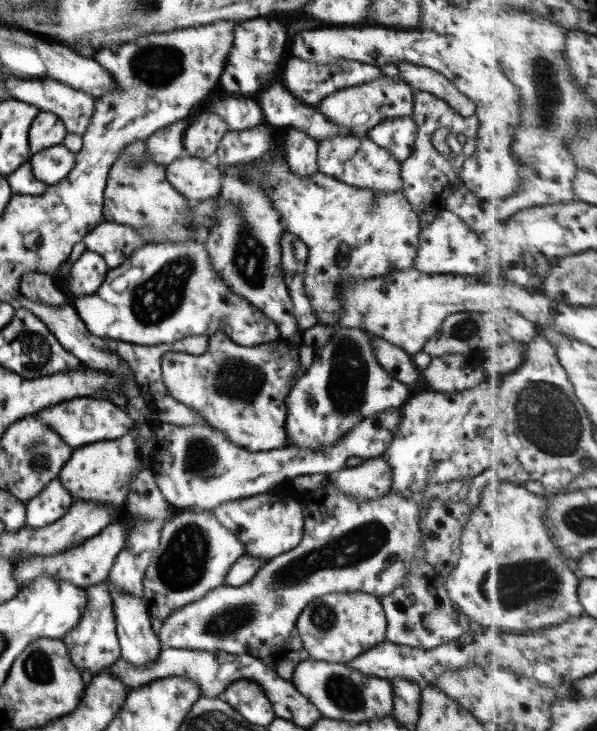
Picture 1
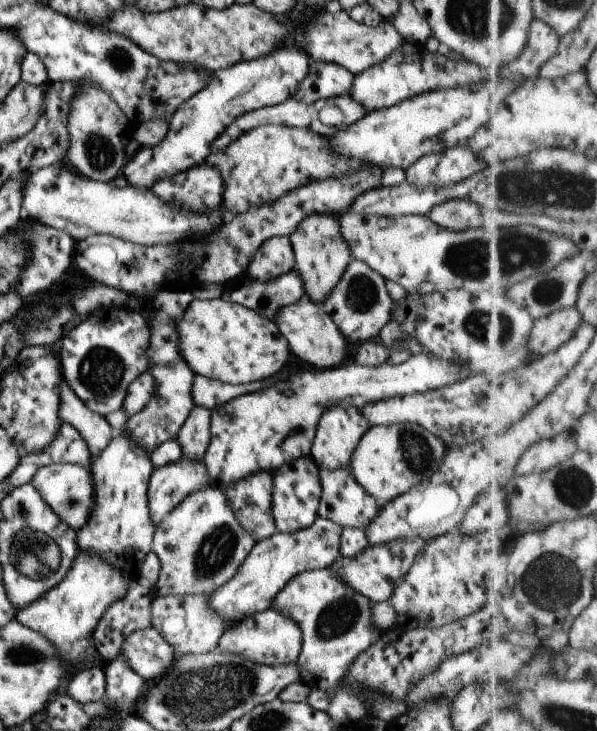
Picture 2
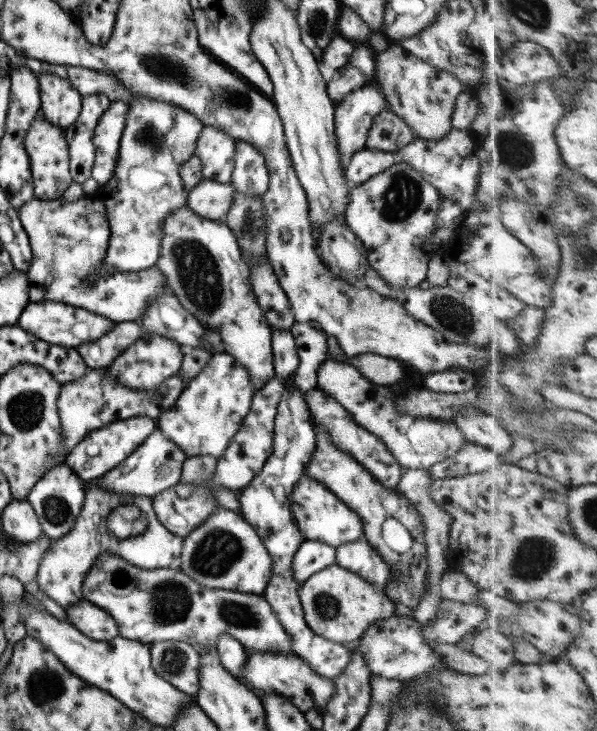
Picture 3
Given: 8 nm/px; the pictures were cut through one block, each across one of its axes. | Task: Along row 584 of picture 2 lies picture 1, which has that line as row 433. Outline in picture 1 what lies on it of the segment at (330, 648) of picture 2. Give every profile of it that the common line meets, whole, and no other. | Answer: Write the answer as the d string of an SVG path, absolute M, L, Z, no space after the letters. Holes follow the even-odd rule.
M338 327L326 347L315 350L311 367L294 383L285 400L288 446L316 450L332 446L364 418L402 407L413 395L378 364L371 338L363 329Z

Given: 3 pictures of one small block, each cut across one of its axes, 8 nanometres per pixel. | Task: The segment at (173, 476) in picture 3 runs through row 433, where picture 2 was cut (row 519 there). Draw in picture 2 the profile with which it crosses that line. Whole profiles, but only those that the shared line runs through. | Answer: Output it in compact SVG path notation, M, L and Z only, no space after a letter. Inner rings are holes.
M182 455L182 458L178 462L174 462L174 464L153 468L147 488L148 512L150 512L152 524L158 526L186 496L204 489L209 483L212 482L210 482L210 475L206 470L204 461L196 462L196 460L188 460L184 455Z

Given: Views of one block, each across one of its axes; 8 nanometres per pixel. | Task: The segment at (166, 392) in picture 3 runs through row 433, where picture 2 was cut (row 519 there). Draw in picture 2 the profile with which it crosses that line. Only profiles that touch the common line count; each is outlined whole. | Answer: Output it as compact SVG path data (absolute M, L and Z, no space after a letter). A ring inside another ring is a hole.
M51 464L39 468L31 483L40 492L42 500L52 508L52 512L69 524L70 528L78 531L88 524L88 518L92 516L94 510L94 480L91 469L78 464Z

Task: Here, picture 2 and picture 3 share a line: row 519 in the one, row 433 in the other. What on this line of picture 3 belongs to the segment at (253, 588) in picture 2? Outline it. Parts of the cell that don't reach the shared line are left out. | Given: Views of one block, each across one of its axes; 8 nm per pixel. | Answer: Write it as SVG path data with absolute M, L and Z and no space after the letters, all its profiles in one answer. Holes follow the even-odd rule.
M311 418L314 431L316 431L316 450L312 454L312 460L308 464L306 475L312 477L320 483L326 485L328 489L339 499L346 503L353 511L358 513L362 523L364 523L364 538L378 550L380 557L390 565L390 571L394 571L394 580L385 587L385 592L396 605L395 614L413 617L414 609L419 605L421 596L425 592L426 570L428 570L428 561L426 561L426 541L424 541L424 523L422 515L418 509L412 505L408 498L405 498L399 490L393 490L392 487L384 487L380 481L366 470L357 460L354 460L350 454L338 450L326 432L324 426L316 424L314 418ZM388 518L396 518L400 524L404 524L406 530L412 536L412 547L406 552L397 553L388 547L382 538L382 524Z

